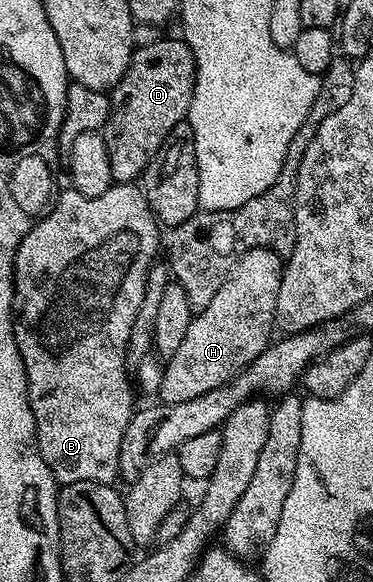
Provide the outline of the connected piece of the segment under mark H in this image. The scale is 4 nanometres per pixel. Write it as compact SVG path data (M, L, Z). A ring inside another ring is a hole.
M264 248L247 250L237 257L235 267L229 270L226 280L222 280L218 292L214 292L214 300L210 300L206 308L199 310L193 317L190 328L186 328L186 336L182 339L178 352L167 355L158 395L160 402L182 404L182 400L194 400L194 396L202 396L202 392L214 392L214 388L232 381L269 346L274 338L272 330L276 326L278 288L284 267L281 255Z

